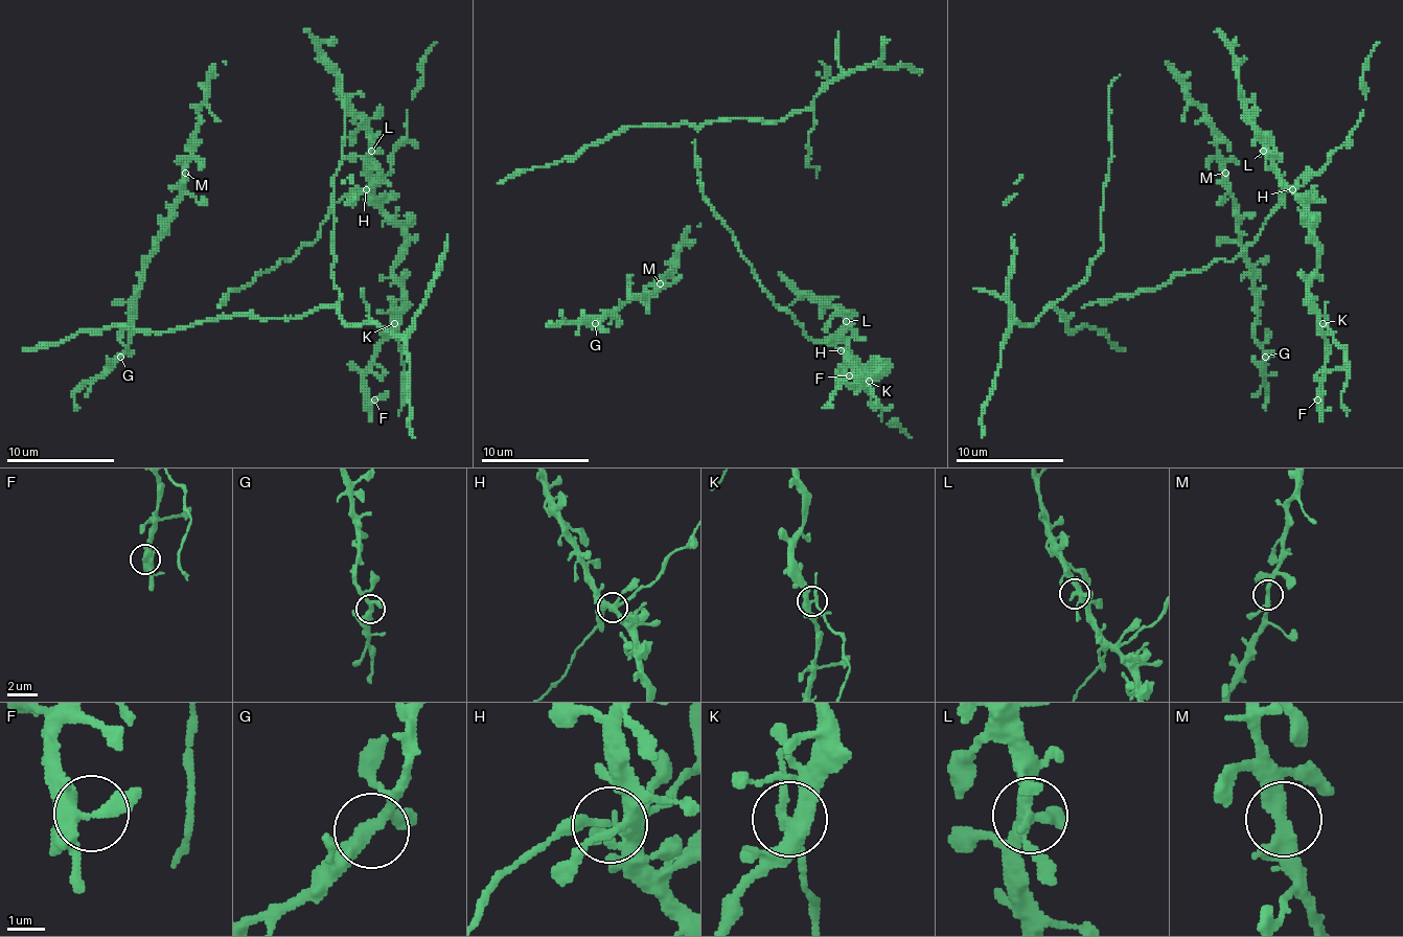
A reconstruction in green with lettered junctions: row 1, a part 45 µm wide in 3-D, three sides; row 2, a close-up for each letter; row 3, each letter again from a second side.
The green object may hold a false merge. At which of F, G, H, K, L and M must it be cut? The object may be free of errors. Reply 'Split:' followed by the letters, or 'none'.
Split: K

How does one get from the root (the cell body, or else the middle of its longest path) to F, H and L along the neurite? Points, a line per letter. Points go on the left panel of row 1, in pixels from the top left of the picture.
F: (250, 283), (309, 245), (337, 202), (366, 188), (404, 237), (393, 270), (396, 329), (364, 378), (374, 400)
H: (250, 283), (309, 245), (337, 202), (366, 188)
L: (250, 283), (309, 245), (337, 202), (352, 191), (369, 188), (371, 151)

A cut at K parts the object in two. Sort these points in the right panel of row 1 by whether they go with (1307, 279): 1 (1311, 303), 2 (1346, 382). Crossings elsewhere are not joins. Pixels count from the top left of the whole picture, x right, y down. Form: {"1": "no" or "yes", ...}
{"1": "yes", "2": "no"}

